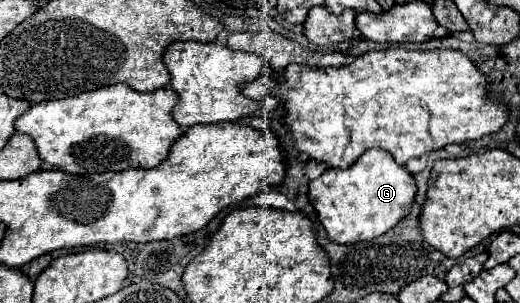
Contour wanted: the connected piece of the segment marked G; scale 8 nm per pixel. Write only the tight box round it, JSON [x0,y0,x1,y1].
[309,150,415,244]

